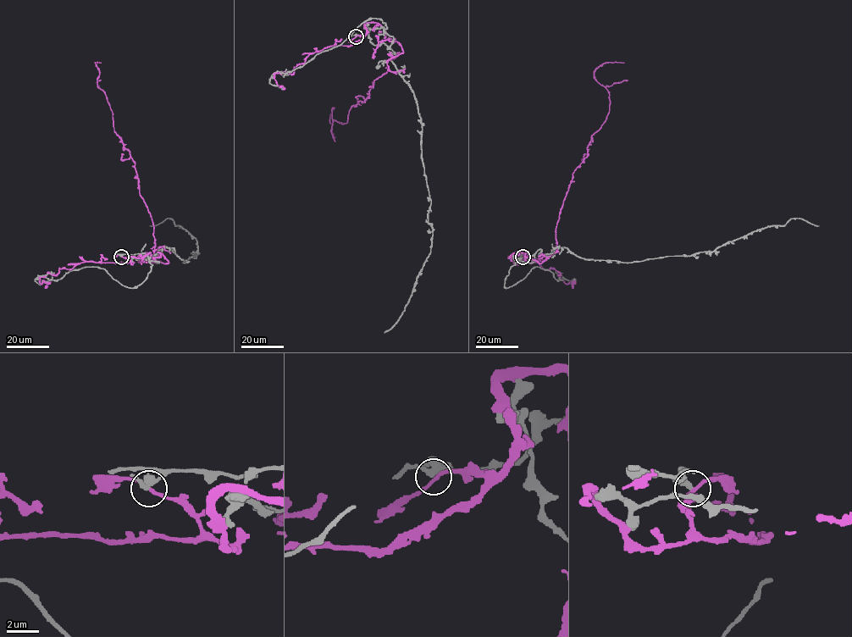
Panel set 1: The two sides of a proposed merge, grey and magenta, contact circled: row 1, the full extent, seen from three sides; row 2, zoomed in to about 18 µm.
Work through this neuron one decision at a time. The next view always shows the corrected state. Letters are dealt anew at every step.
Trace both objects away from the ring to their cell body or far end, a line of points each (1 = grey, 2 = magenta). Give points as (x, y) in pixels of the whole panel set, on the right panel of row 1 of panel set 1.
1: (522, 257), (513, 256), (533, 263), (539, 249), (567, 248), (639, 262), (712, 252), (791, 218), (819, 225)
2: (522, 257), (509, 257), (526, 252), (540, 263), (556, 250), (572, 173), (609, 112), (594, 71), (623, 63)

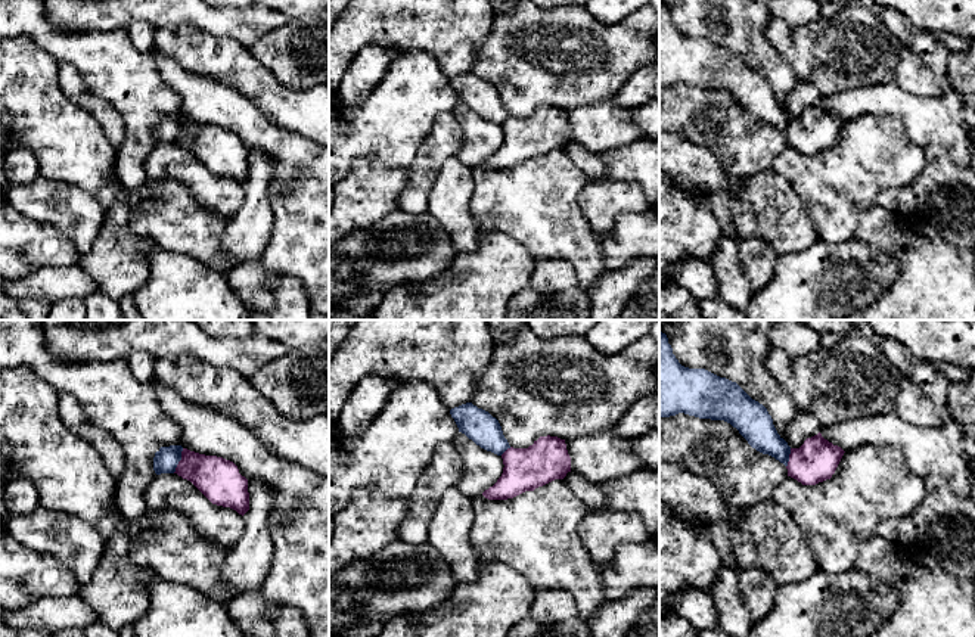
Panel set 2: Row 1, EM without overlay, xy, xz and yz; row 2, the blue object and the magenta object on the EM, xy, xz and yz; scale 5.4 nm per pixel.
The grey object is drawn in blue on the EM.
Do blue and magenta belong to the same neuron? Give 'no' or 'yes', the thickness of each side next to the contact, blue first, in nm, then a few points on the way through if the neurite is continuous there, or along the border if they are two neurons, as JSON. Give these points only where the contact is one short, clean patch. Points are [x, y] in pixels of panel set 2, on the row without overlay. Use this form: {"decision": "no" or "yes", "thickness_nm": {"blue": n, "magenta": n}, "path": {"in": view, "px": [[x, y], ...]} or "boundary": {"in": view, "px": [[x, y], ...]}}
{"decision": "no", "thickness_nm": {"blue": 140, "magenta": 240}, "boundary": {"in": "xy", "px": [[183, 118], [182, 129], [173, 142]]}}

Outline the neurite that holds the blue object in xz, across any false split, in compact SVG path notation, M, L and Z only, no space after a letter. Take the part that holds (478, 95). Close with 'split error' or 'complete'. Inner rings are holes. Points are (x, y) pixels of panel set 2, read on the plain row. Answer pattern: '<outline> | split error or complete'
M472 72L462 74L450 80L459 102L465 103L481 118L502 125L510 118L503 105L502 96L488 81L478 78Z | complete

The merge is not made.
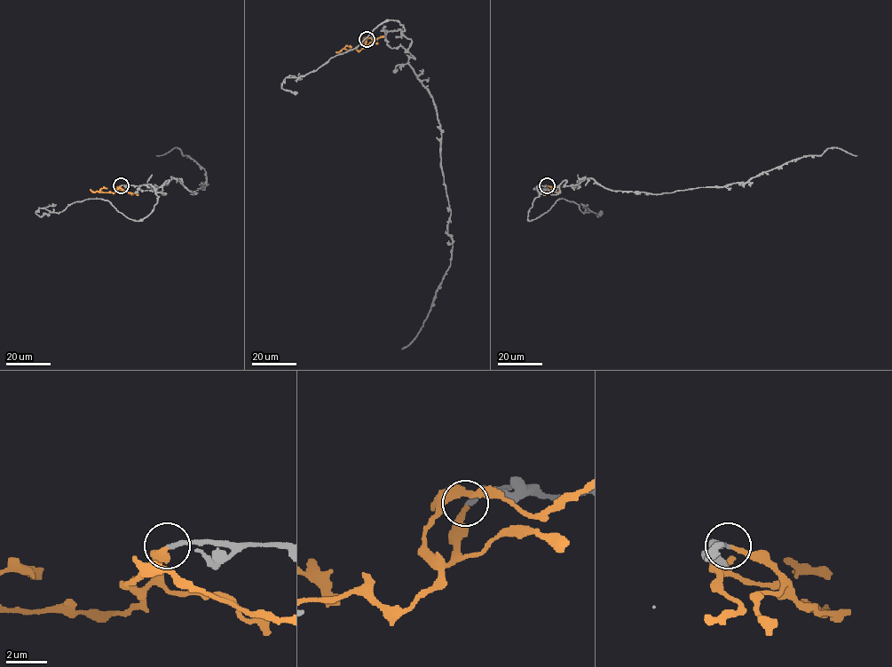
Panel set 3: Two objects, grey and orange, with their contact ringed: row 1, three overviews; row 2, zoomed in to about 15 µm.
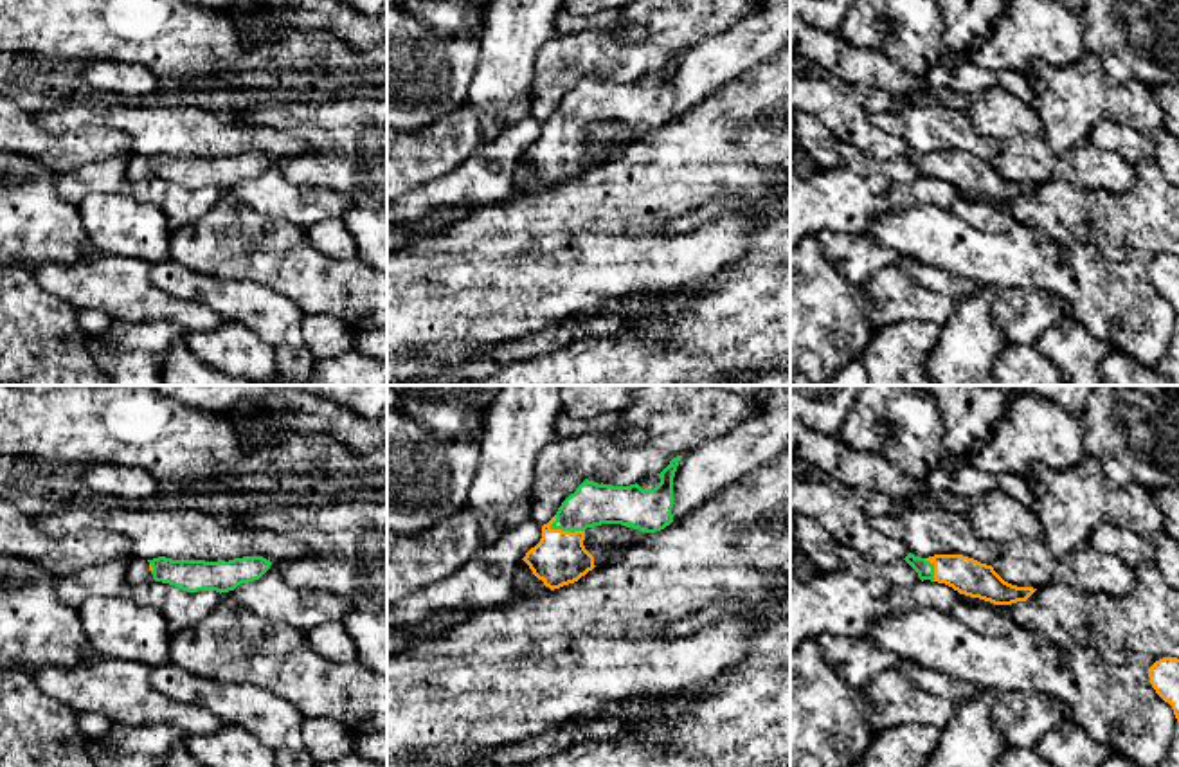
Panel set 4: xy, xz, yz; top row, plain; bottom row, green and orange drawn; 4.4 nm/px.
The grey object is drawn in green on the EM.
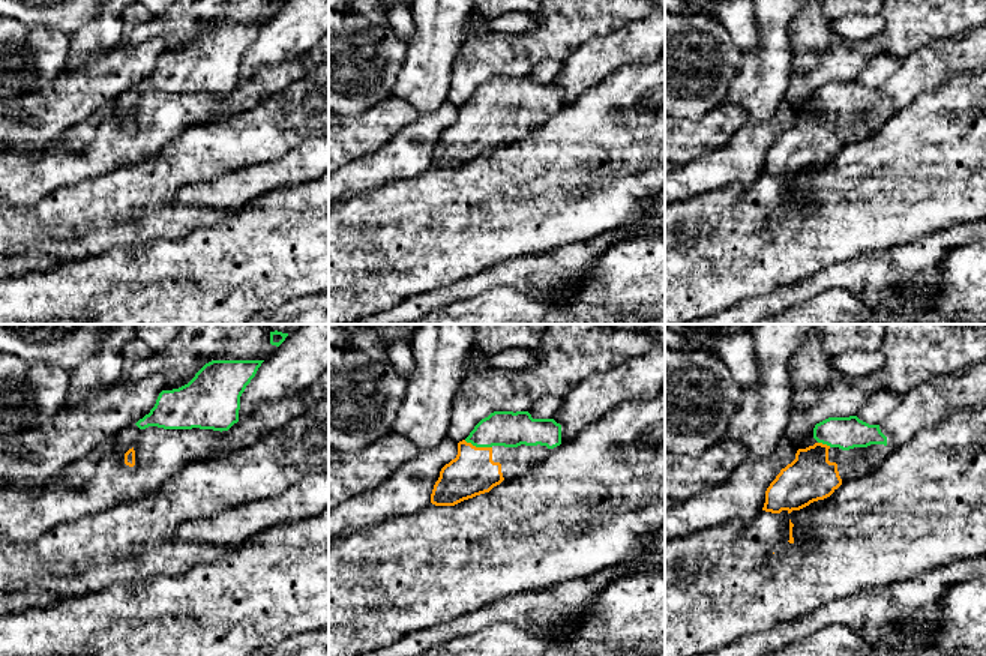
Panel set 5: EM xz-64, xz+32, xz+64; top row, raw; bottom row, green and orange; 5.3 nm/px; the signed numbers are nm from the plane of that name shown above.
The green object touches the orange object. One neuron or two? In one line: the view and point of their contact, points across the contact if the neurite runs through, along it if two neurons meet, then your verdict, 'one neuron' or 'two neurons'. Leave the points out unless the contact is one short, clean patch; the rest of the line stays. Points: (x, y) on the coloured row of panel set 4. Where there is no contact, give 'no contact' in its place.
meets green in xz at (567, 530); runs through xz (591, 505), (567, 530), (562, 537), (558, 559); one neuron

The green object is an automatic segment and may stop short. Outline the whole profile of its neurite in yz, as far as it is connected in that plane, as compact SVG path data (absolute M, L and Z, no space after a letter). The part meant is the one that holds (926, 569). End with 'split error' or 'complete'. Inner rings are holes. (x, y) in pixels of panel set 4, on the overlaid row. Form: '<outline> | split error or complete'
M909 553L904 560L918 573L922 582L945 583L959 594L979 598L994 605L1026 601L1037 591L1033 587L1012 585L1004 582L992 565L963 555L920 558Z | split error

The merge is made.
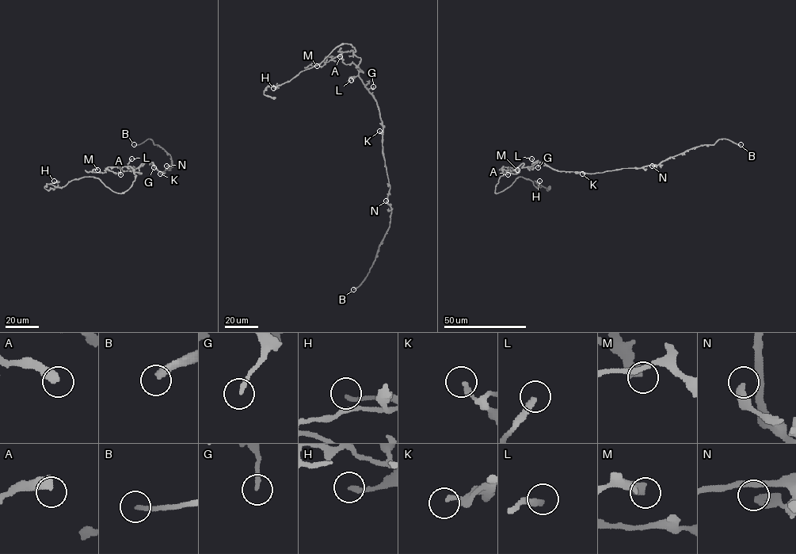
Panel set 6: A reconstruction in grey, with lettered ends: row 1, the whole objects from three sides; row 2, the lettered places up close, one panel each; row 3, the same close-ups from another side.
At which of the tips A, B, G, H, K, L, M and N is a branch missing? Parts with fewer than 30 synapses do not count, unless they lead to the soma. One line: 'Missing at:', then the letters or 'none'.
Missing at: B, L

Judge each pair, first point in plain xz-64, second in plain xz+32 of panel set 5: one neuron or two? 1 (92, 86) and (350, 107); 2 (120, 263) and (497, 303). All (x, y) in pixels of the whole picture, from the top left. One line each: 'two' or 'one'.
1: two
2: one

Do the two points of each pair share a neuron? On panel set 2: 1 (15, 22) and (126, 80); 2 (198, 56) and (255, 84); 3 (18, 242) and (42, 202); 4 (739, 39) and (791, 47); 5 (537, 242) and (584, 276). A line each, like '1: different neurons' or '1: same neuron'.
1: same neuron
2: same neuron
3: different neurons
4: different neurons
5: same neuron

